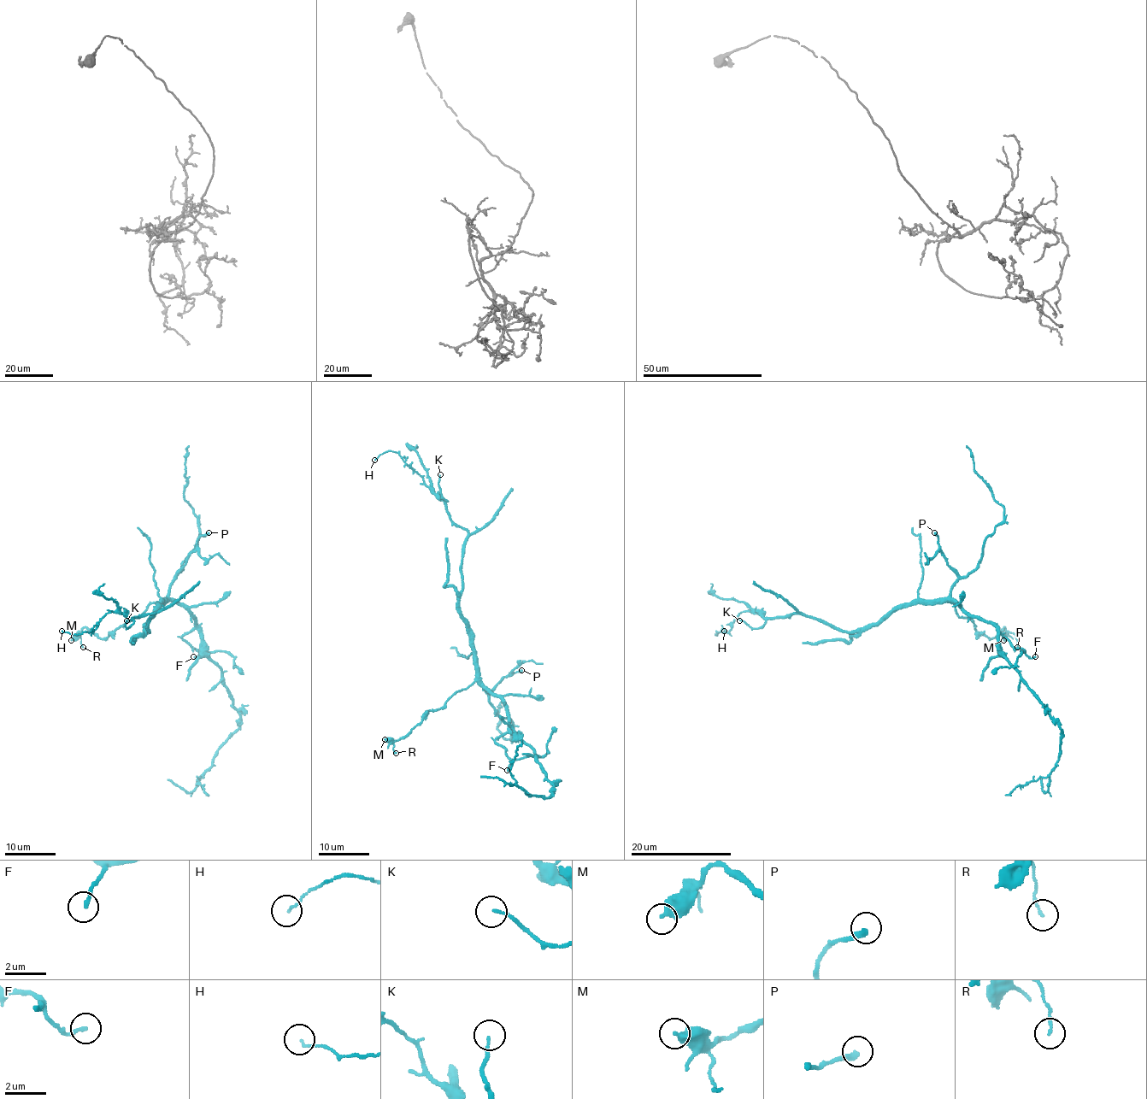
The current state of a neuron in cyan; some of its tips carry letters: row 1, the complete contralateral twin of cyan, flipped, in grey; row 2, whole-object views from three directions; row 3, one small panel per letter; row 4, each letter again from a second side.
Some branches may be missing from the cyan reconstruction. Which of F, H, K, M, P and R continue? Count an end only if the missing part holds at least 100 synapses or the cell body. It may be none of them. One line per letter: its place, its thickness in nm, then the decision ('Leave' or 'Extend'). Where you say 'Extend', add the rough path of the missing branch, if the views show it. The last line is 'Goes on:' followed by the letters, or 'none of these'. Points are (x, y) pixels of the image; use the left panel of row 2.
F: Place: (193, 656). Thickness 180 nm. Leave
H: Place: (61, 631). Thickness 100 nm. Leave
K: Place: (126, 620). Thickness 130 nm. Leave
M: Place: (71, 640). Thickness 460 nm. Leave
P: Place: (208, 532). Thickness 300 nm. Leave
R: Place: (83, 647). Thickness 120 nm. Leave
Goes on: none of these

